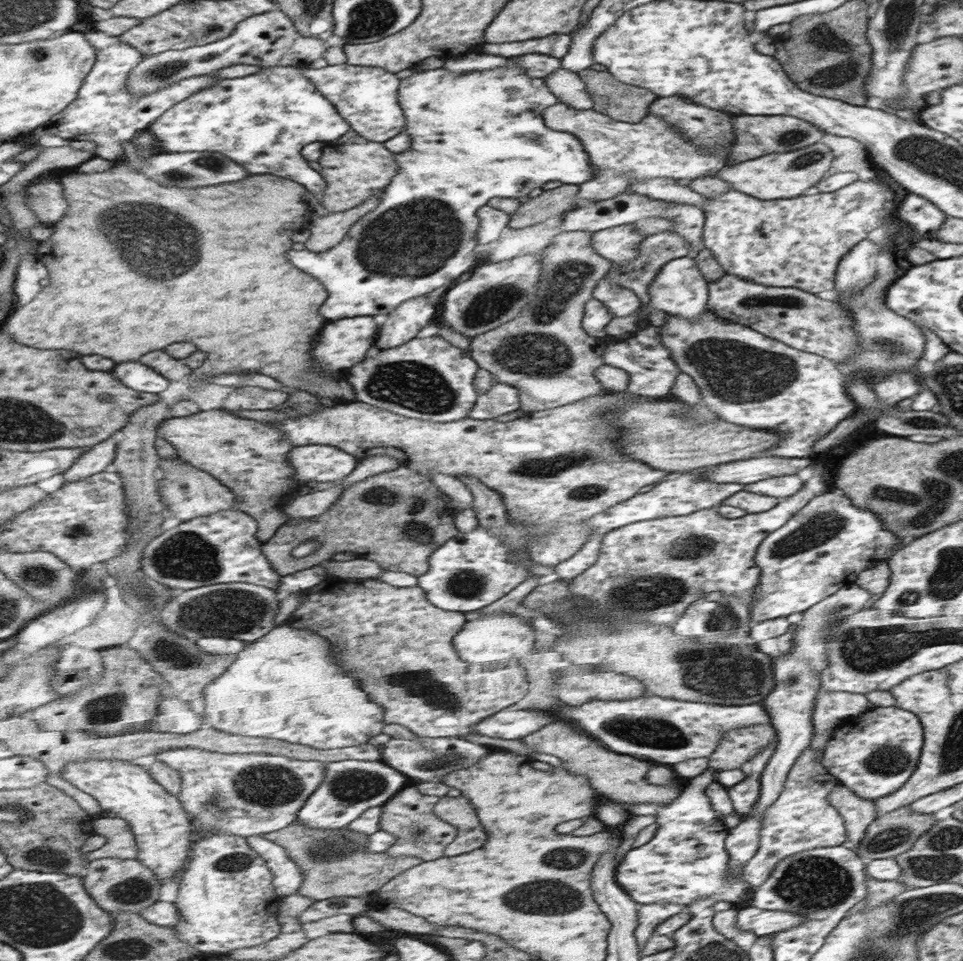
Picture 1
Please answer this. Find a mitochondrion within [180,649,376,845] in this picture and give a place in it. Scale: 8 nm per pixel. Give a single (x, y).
(273, 785)

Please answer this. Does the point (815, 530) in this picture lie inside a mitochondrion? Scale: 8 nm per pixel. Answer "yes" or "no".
yes

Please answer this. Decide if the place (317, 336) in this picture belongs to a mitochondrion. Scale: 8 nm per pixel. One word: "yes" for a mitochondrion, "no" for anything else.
no

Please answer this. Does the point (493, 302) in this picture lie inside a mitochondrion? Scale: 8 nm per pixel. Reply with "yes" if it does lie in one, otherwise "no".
yes

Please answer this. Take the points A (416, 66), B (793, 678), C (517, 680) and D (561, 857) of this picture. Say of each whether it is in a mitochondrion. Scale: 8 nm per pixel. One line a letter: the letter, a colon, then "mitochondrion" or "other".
A: other
B: mitochondrion
C: other
D: mitochondrion

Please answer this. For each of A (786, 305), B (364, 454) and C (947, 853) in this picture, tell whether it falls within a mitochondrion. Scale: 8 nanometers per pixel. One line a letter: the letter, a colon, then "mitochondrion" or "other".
A: mitochondrion
B: other
C: mitochondrion

